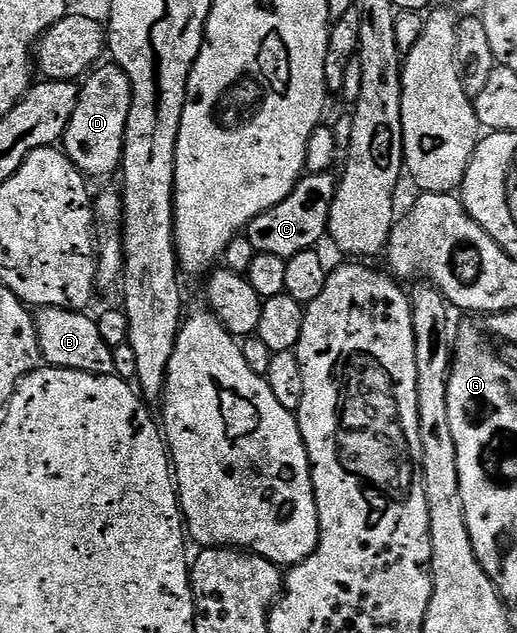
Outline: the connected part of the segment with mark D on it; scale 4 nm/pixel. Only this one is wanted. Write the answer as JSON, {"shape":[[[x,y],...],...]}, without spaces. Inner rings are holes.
{"shape":[[[107,61],[96,66],[82,80],[79,100],[73,109],[69,125],[63,131],[61,147],[72,165],[82,171],[84,176],[111,175],[120,170],[130,108],[131,82],[127,74],[120,67],[116,67],[114,62]]]}

